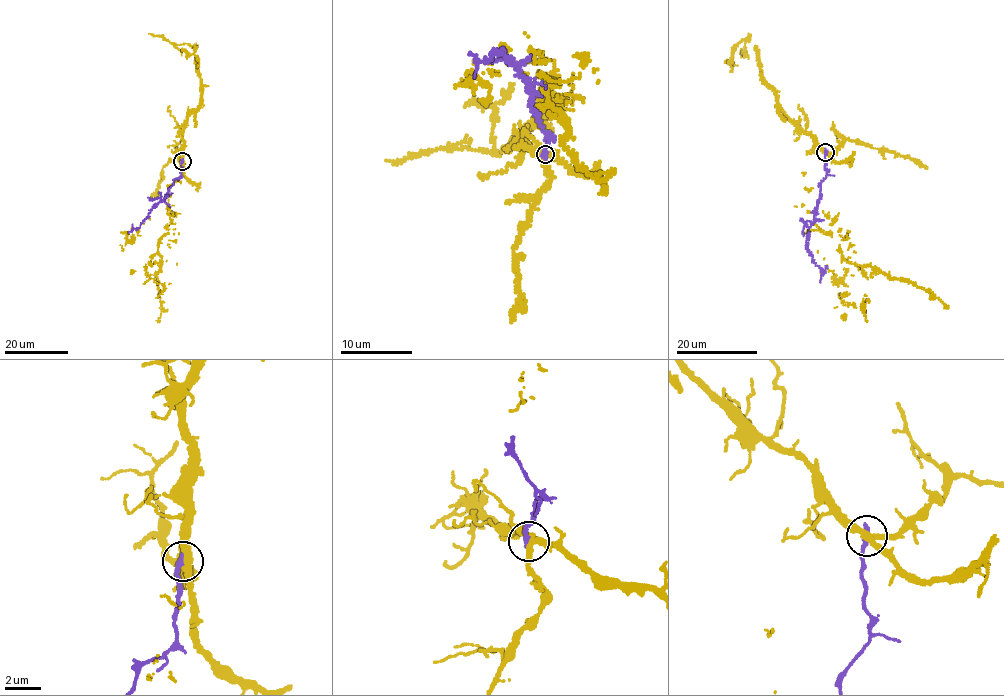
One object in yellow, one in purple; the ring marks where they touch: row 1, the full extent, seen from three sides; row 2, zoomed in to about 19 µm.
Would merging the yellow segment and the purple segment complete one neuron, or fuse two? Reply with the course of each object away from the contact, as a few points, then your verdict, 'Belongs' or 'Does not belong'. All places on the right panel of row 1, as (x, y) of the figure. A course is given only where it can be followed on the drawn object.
Course of yellow: (825, 152), (832, 161), (808, 192), (815, 224), (827, 234), (840, 232), (845, 259), (912, 283), (944, 307). Course of purple: (825, 152), (826, 176), (820, 184), (817, 209), (808, 228), (806, 247), (823, 272), (826, 265). Does not belong

